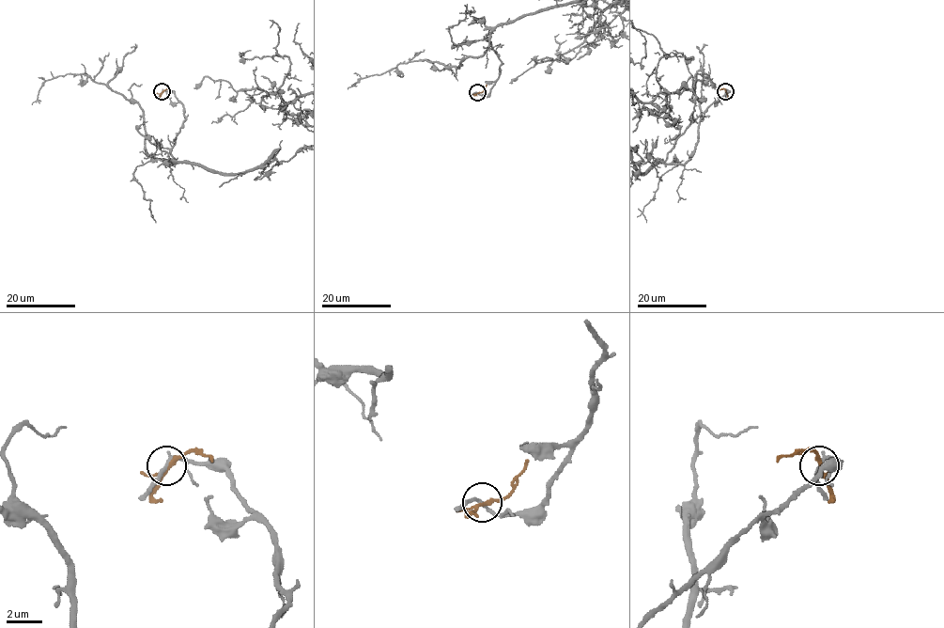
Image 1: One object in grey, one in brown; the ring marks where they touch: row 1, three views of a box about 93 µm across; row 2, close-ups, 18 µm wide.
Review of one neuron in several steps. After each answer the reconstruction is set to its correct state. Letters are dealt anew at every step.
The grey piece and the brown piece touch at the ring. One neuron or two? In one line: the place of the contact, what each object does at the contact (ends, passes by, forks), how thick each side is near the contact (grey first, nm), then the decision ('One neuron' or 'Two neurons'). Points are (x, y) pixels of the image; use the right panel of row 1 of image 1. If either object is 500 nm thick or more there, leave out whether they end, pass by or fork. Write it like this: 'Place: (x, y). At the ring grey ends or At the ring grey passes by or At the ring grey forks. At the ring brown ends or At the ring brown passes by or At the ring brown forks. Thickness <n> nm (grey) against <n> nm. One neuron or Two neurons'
Place: (725, 91). At the ring grey passes by. At the ring brown forks. Thickness 190 nm (grey) against 180 nm. Two neurons

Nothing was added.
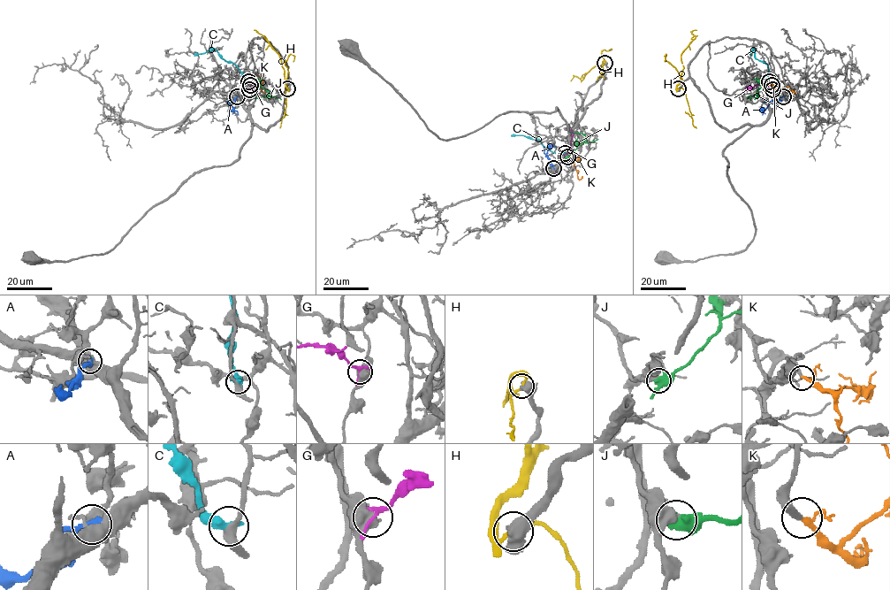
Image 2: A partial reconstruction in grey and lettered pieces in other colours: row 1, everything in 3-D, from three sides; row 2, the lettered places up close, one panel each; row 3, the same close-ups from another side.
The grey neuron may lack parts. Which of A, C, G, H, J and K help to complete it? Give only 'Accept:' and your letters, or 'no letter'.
Accept: K

